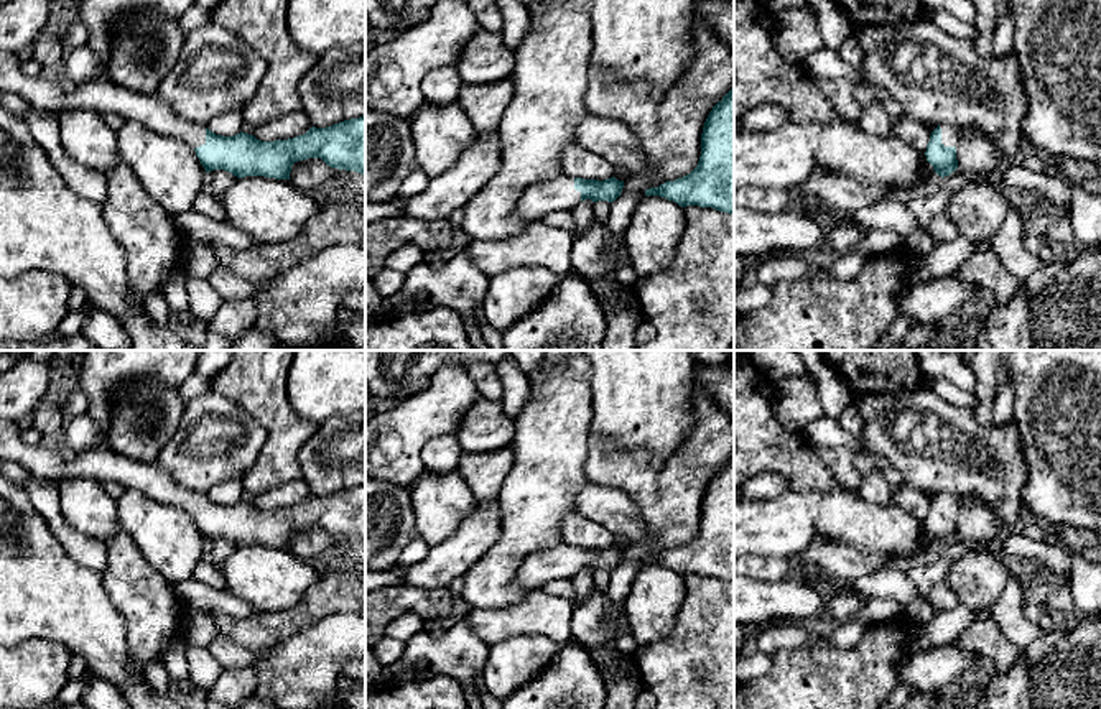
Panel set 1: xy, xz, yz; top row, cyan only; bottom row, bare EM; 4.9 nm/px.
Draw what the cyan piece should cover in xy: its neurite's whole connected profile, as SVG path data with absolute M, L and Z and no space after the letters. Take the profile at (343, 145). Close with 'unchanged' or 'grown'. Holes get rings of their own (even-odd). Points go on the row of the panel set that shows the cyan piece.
M2 51L0 92L16 94L39 110L91 110L135 120L153 133L191 145L206 173L224 169L237 178L290 179L296 161L321 158L331 168L365 174L365 115L326 128L311 127L304 135L288 140L262 141L244 132L222 137L206 123L181 118L158 94L133 92L107 77L64 90L41 74L26 76L18 54Z | grown

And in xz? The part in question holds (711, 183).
M734 86L704 122L698 166L683 178L647 189L645 196L734 214Z | unchanged

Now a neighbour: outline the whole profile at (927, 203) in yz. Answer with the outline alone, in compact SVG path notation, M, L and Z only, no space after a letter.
M956 168L950 176L940 178L931 188L917 189L905 197L908 211L918 227L927 230L930 220L946 212L950 197L974 179L974 174Z

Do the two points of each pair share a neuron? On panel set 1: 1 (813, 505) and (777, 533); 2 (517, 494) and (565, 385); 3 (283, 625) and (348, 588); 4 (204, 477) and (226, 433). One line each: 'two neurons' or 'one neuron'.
1: one neuron
2: one neuron
3: one neuron
4: one neuron

